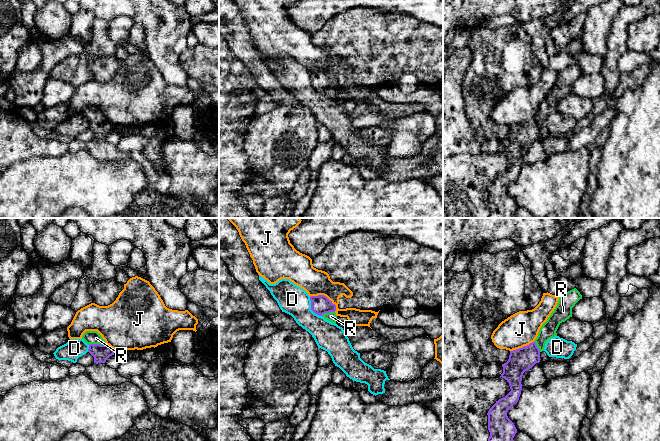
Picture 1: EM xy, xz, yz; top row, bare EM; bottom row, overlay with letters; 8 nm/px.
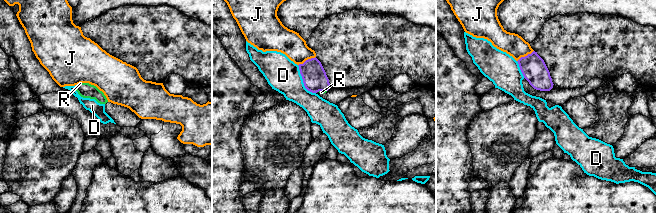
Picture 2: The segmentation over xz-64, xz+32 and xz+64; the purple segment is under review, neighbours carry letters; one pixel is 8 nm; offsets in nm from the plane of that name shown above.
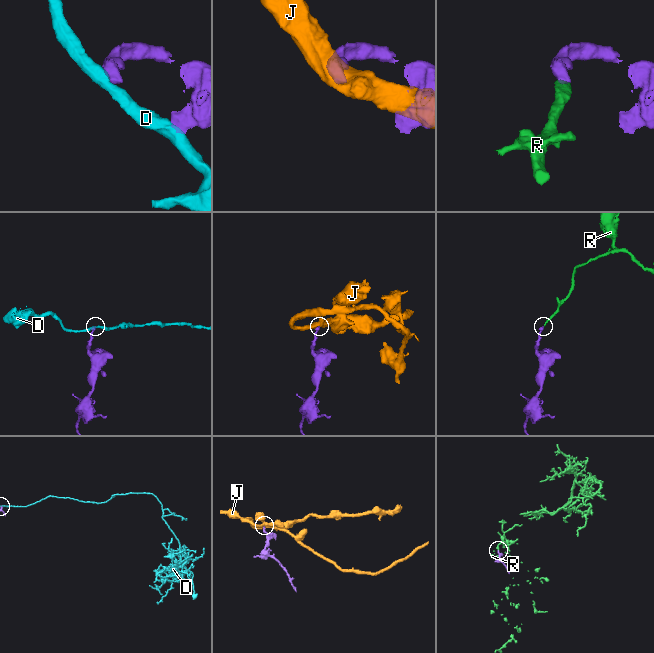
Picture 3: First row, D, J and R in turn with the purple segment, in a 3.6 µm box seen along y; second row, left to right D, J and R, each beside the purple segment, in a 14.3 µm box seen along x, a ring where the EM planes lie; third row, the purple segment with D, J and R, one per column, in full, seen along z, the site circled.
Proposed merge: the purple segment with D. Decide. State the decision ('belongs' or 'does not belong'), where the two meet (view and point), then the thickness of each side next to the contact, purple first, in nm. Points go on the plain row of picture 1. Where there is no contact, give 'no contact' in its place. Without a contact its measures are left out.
does not belong | xz (311, 84) | 150/240 nm

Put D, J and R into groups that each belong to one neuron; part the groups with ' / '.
D / J / R

